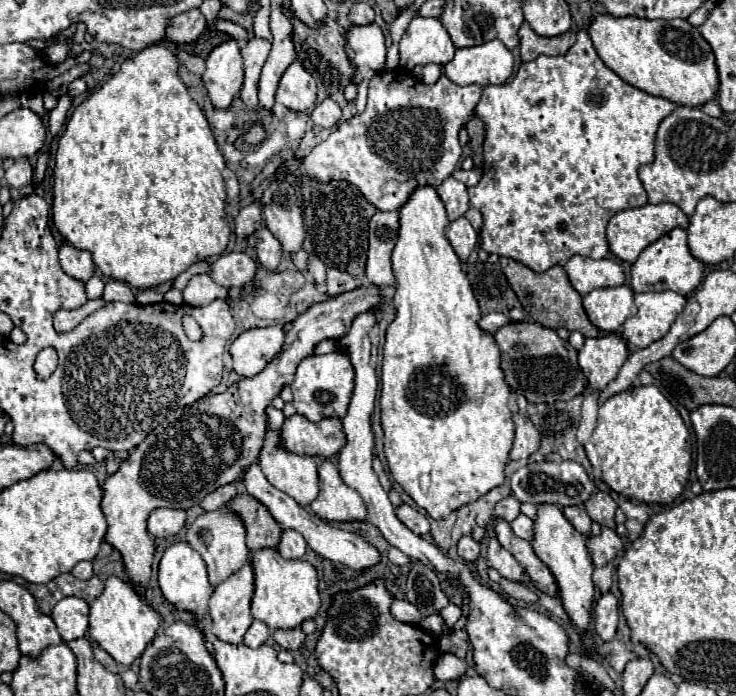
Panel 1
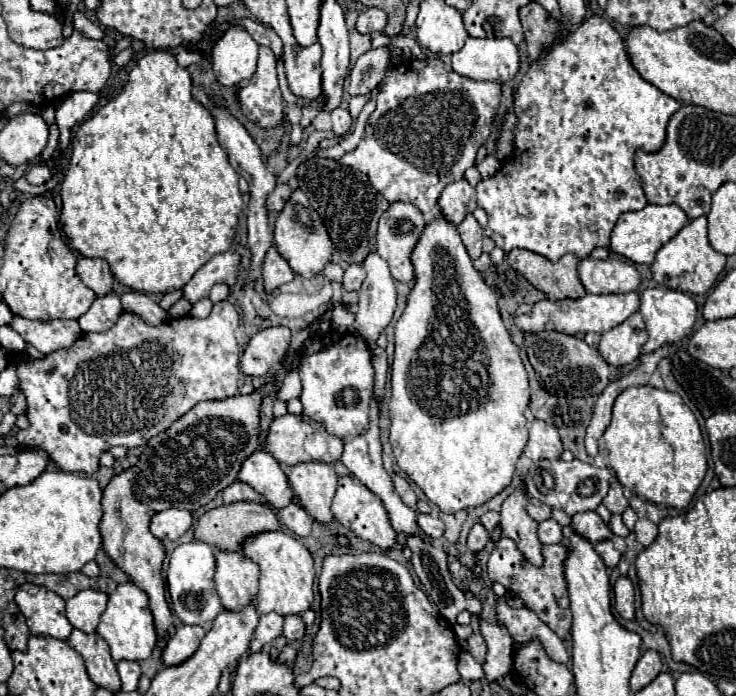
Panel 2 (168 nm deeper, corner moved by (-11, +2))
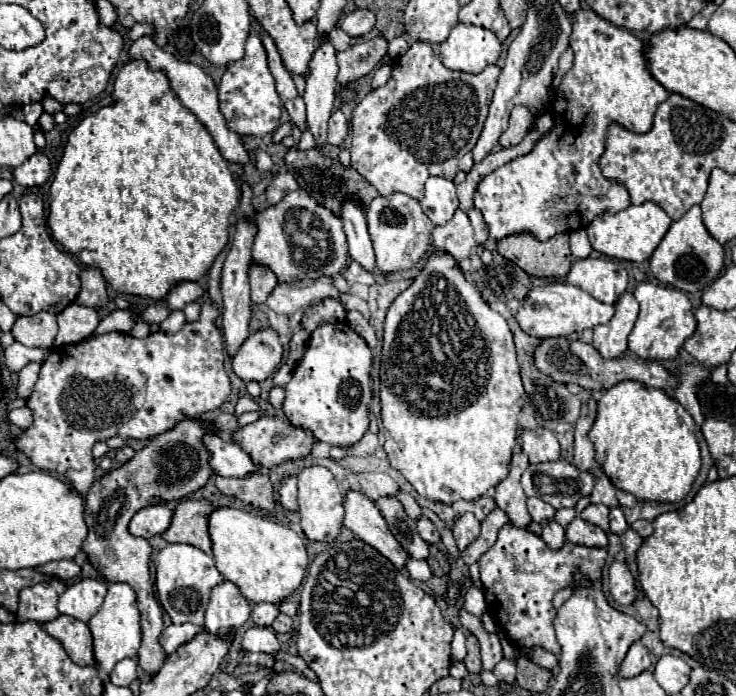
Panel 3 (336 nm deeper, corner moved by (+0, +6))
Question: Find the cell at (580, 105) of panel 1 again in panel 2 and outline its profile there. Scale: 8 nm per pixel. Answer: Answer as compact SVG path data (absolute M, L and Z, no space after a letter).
M591 16L587 20L583 20L583 24L575 30L569 32L569 36L557 44L543 60L533 62L529 72L525 74L525 78L521 80L519 88L515 90L515 100L513 100L513 112L519 118L517 124L517 134L515 134L515 150L513 154L501 162L501 168L497 170L495 176L481 180L475 190L477 190L477 204L479 208L483 208L489 216L489 224L485 228L485 236L493 238L495 246L499 246L501 250L509 252L513 248L527 248L531 252L537 252L549 260L559 260L563 254L571 252L577 258L587 258L591 254L593 248L609 246L609 234L617 222L617 218L629 210L643 210L647 206L645 194L643 194L643 186L641 186L641 178L635 170L635 150L643 148L645 152L657 152L663 142L665 142L665 126L669 122L669 118L681 108L681 102L677 102L675 98L667 96L665 92L661 92L659 88L655 88L653 84L649 84L647 80L641 78L641 74L635 70L635 66L629 60L627 54L627 46L625 40L619 36L619 32L603 18L603 16Z

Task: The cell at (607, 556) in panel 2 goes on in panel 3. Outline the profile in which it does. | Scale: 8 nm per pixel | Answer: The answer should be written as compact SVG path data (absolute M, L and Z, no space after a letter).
M506 524L498 532L496 544L478 560L480 580L486 586L484 596L488 614L496 616L500 628L514 644L534 646L540 644L552 654L560 652L560 644L554 634L554 606L552 596L572 584L572 572L580 568L590 580L598 580L606 564L606 548L588 548L572 542L564 542L562 548L552 550L544 540L526 528L512 528Z

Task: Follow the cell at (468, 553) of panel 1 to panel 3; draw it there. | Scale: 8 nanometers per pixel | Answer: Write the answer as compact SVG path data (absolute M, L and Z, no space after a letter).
M466 512L462 516L458 516L452 524L452 534L456 538L456 546L462 552L470 542L476 540L476 536L480 534L480 522L474 518L472 512Z

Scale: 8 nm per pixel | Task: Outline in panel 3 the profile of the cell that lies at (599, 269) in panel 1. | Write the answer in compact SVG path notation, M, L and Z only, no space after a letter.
M612 258L574 260L566 282L586 290L600 302L614 304L628 286L628 272Z

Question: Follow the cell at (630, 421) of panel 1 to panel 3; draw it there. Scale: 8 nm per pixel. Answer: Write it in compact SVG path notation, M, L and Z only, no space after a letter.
M618 382L616 386L602 392L598 400L598 416L588 434L596 450L596 462L602 466L610 482L636 496L642 502L680 502L692 488L694 478L700 470L700 448L694 436L694 420L688 410L668 396L664 390L648 388L642 382Z

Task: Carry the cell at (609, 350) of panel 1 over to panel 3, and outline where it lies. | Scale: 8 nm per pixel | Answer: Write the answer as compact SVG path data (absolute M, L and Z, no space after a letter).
M632 294L620 296L616 302L616 314L610 322L594 328L592 346L602 358L616 358L628 350L628 336L638 318L638 302Z

